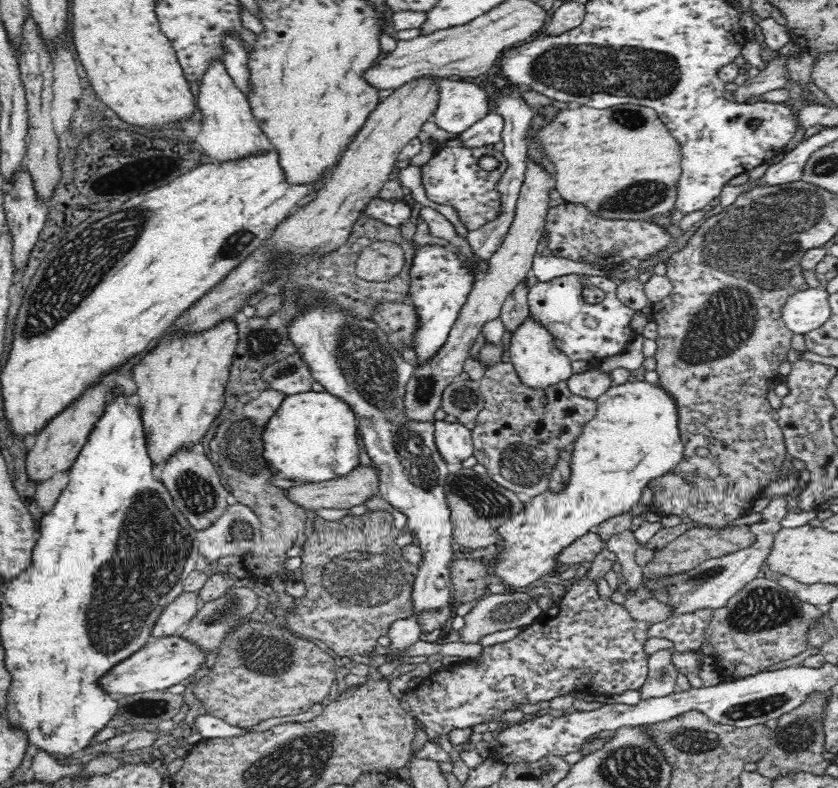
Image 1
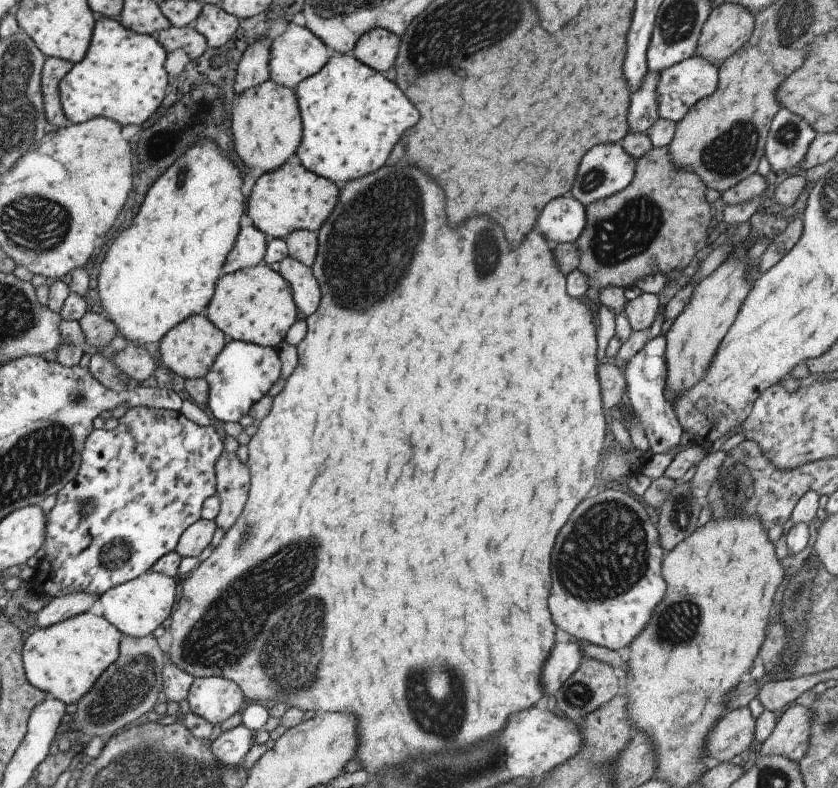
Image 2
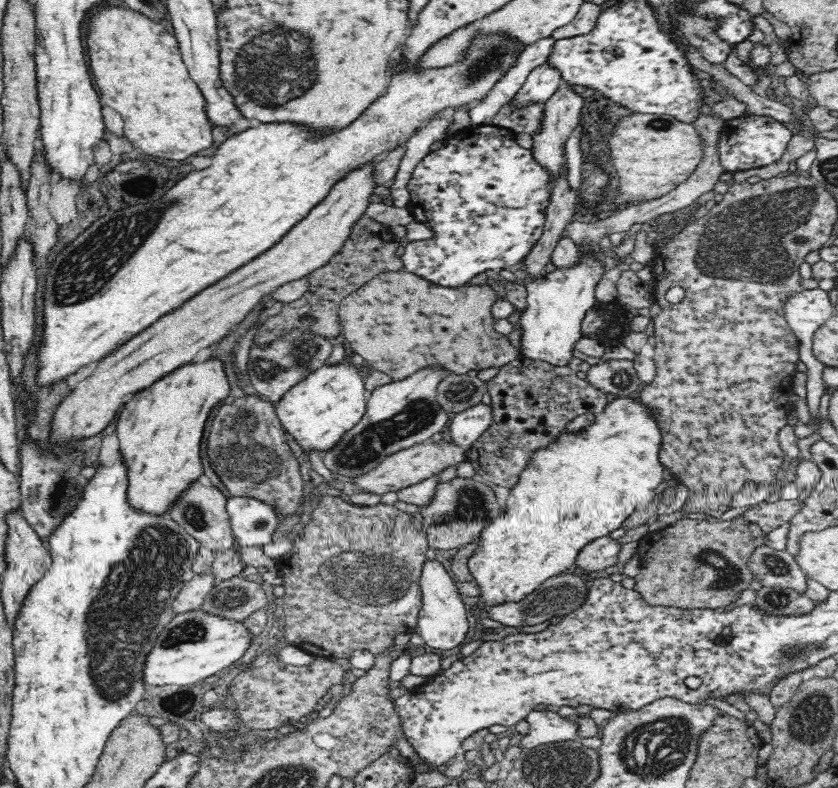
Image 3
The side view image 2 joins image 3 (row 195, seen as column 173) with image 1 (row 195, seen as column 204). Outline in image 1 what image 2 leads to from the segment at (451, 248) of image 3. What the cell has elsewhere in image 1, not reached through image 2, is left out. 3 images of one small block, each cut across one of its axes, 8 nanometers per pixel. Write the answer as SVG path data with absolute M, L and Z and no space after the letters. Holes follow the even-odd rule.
M456 138L443 143L438 152L425 165L421 166L422 182L426 196L432 202L454 206L458 210L458 216L464 228L473 231L498 216L500 193L496 189L496 182L507 168L506 157L502 152L494 150L494 145L468 149L462 147ZM481 156L494 156L498 160L496 168L490 172L480 168L478 159Z

